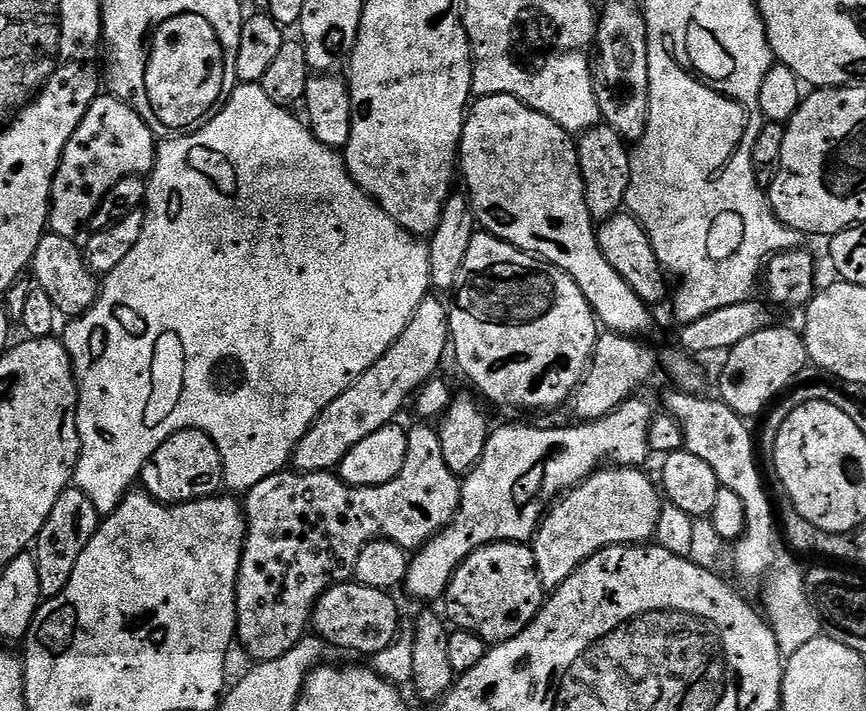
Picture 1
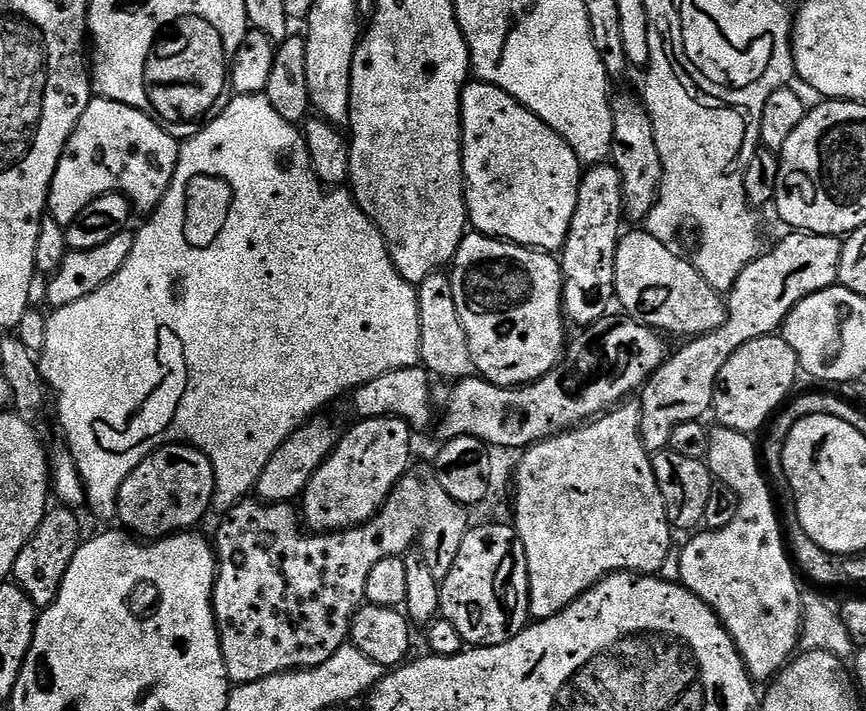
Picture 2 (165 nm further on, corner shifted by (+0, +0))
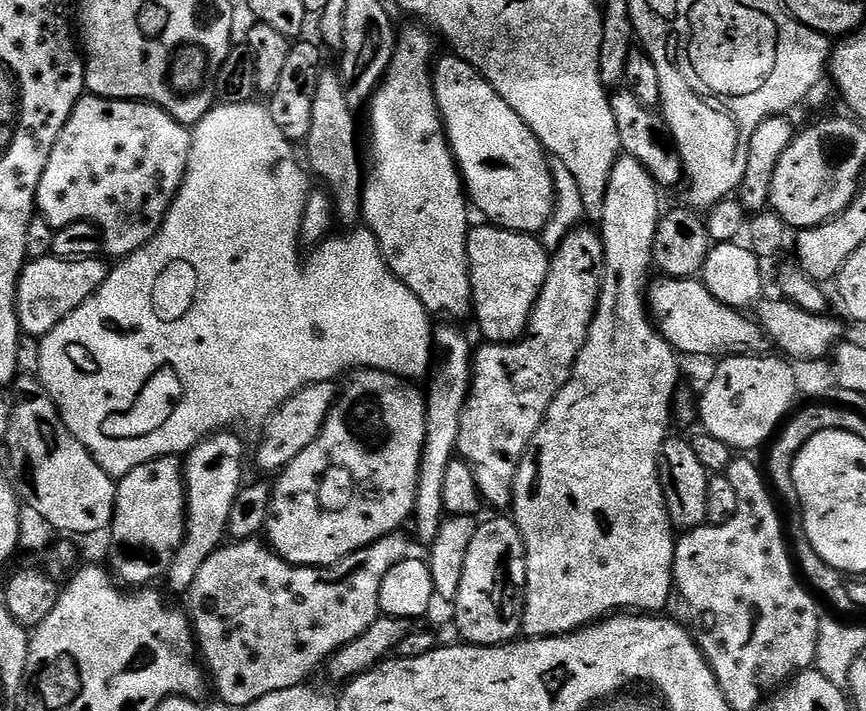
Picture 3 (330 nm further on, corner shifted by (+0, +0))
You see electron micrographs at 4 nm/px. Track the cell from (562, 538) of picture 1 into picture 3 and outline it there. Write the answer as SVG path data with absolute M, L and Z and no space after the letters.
M621 155L617 160L614 170L610 176L610 186L606 192L606 202L604 203L604 209L602 210L602 218L598 221L598 231L601 237L604 239L604 279L600 282L600 297L598 298L598 306L596 307L596 313L592 319L592 325L588 327L588 340L582 346L582 350L578 354L578 358L574 362L572 367L572 373L570 378L566 382L566 386L562 386L562 390L554 398L554 402L550 406L550 410L546 414L546 418L542 422L540 429L534 434L534 438L528 444L528 448L524 451L524 455L520 458L520 465L516 471L516 480L512 483L512 503L510 505L511 515L516 521L516 526L519 528L522 538L524 539L524 549L526 550L526 582L528 585L524 588L524 599L526 601L524 606L524 619L522 621L522 632L525 637L528 638L543 638L545 636L567 636L569 632L577 632L579 628L586 628L590 624L597 623L613 614L620 614L627 610L632 614L660 614L663 613L664 607L667 605L667 598L670 596L670 592L674 589L674 577L672 575L672 563L676 557L676 542L677 537L674 535L674 529L672 527L672 520L668 517L668 507L664 501L664 487L660 484L660 451L664 445L664 441L669 439L670 432L668 432L668 423L672 420L672 412L674 416L674 404L672 408L672 399L676 396L676 383L680 380L680 364L678 359L678 353L671 344L668 343L665 336L661 336L649 311L648 311L648 289L650 287L650 279L648 280L648 271L653 271L653 257L652 251L654 250L655 235L658 232L659 222L661 220L662 208L660 208L660 195L662 195L662 189L657 184L656 179L649 174L646 170L646 166L642 166L642 162L638 162L638 158L633 156Z

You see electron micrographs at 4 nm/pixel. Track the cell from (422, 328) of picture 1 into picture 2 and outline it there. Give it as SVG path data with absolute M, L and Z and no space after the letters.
M315 416L307 424L296 429L274 452L272 458L259 475L259 482L255 486L257 497L265 503L291 503L303 495L304 488L310 478L325 462L339 440L339 431L336 432L333 424L323 416Z

